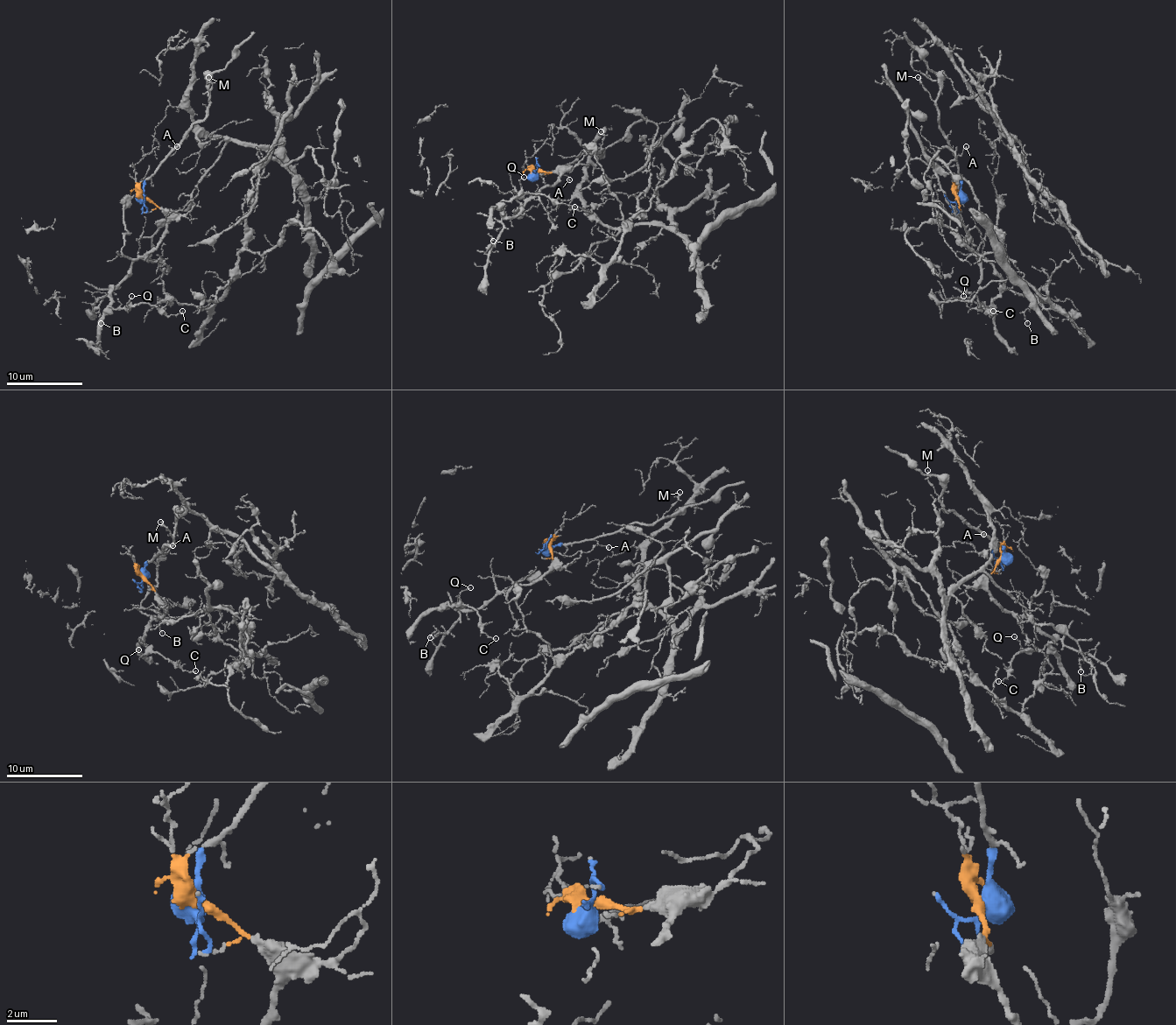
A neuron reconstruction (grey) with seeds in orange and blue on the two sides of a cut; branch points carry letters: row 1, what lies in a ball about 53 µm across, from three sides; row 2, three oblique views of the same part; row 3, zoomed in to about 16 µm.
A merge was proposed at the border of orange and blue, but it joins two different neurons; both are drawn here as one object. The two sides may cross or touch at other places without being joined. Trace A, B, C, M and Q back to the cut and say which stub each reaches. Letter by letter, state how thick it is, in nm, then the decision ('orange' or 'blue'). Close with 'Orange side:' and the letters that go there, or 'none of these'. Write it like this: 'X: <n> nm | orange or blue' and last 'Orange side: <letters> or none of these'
A: 120 nm | blue
B: 120 nm | orange
C: 120 nm | orange
M: 120 nm | blue
Q: 100 nm | orange
Orange side: B, C, Q

